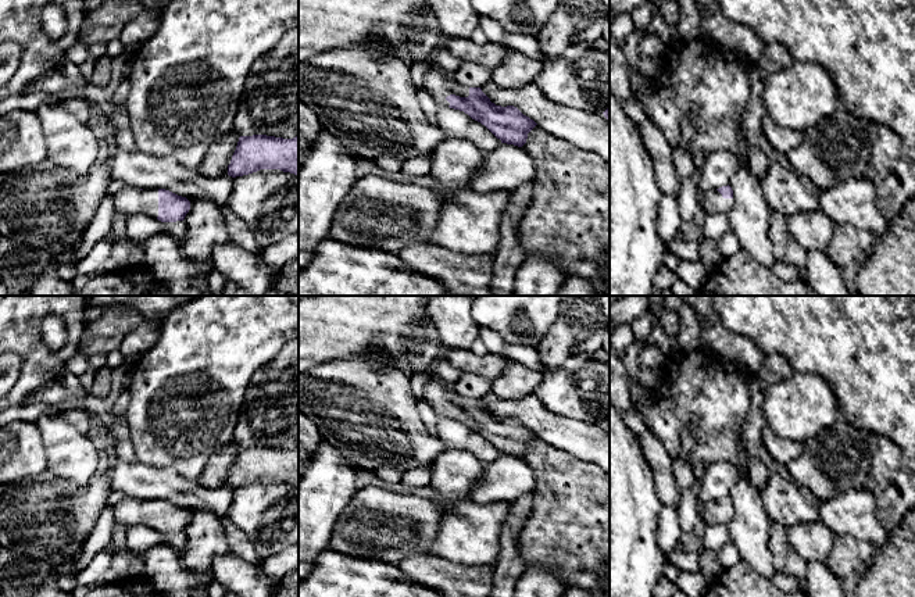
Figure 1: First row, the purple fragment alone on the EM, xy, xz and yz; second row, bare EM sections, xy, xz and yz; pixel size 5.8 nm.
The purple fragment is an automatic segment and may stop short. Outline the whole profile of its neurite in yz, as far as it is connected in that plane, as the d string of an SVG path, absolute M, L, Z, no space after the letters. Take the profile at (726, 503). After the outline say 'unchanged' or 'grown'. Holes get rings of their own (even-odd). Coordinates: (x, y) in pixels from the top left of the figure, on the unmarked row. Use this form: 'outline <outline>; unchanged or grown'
outline M732 498L710 500L700 507L701 525L729 525L734 516Z; grown

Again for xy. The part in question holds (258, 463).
outline M240 447L228 476L228 486L236 489L260 480L280 480L299 487L299 447Z; unchanged

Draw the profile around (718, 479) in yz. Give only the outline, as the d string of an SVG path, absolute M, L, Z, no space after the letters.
M718 461L705 469L700 485L701 504L728 497L736 482L736 468L726 461Z

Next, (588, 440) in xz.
M490 392L480 400L496 417L514 417L548 444L596 462L610 473L610 432L603 423L555 415L535 394L519 400L501 400Z

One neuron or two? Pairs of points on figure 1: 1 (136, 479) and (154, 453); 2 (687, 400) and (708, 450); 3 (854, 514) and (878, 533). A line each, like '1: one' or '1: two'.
1: two
2: one
3: one

